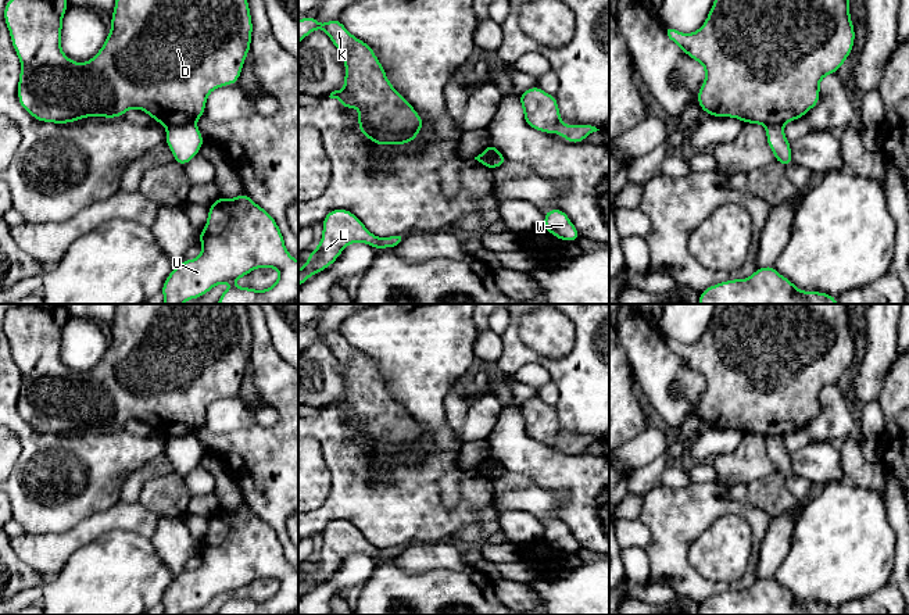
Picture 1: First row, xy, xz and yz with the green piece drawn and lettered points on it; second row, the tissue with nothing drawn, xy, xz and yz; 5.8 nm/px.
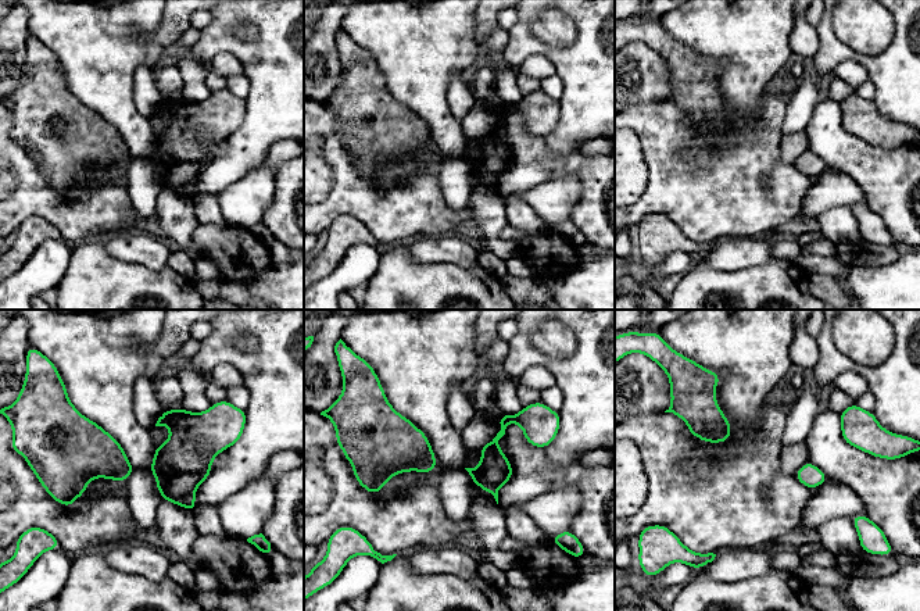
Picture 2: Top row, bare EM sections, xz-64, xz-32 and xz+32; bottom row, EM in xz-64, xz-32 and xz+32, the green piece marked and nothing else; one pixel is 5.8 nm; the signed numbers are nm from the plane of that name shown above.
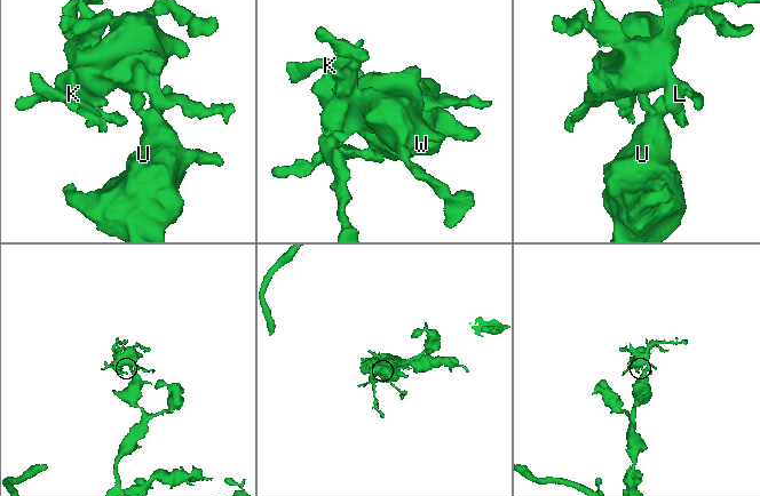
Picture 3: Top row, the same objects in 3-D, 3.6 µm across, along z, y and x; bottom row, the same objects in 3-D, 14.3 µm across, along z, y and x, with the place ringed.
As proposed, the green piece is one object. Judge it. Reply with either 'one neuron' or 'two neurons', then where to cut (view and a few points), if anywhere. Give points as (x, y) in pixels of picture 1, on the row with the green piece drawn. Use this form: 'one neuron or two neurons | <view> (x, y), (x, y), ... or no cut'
two neurons | xy (194, 122), (171, 124), (167, 128)

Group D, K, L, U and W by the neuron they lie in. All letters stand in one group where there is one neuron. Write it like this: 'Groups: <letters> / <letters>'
Groups: D K L / U W

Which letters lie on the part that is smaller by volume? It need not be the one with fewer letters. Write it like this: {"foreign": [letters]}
{"foreign": ["D", "K", "L"]}

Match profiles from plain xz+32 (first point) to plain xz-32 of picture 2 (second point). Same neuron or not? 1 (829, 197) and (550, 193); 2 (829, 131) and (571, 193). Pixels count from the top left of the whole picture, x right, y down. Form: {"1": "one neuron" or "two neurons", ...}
{"1": "one neuron", "2": "two neurons"}

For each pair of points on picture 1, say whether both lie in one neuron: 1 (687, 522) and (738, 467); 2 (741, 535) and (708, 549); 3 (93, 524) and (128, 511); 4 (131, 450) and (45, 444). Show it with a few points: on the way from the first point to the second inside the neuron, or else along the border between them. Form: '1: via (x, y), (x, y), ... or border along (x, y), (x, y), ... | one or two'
1: border along (718, 482), (730, 487) | two
2: via (733, 537), (722, 549), (716, 549) | one
3: via (102, 522), (120, 517) | one
4: via (110, 450), (65, 450) | one

